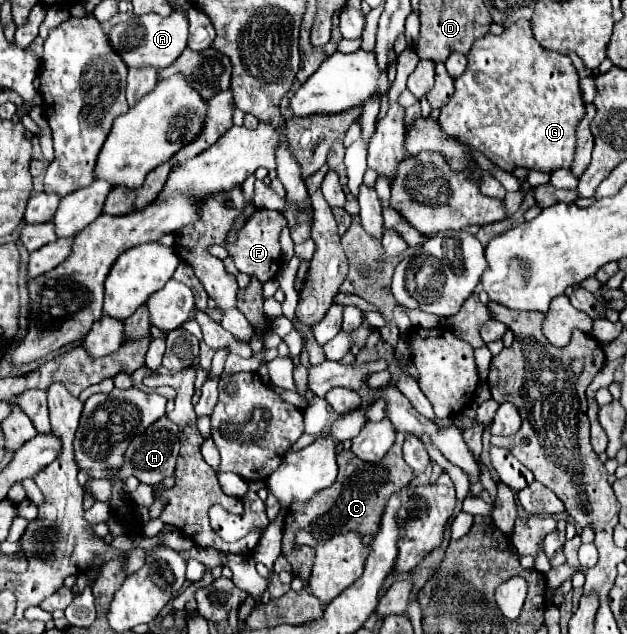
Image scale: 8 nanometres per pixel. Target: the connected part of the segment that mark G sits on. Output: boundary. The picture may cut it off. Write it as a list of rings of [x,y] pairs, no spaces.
[[[528,21],[510,25],[504,35],[488,33],[486,37],[480,37],[474,41],[466,57],[468,67],[462,77],[454,81],[454,97],[440,109],[440,123],[444,131],[468,141],[470,147],[504,171],[514,171],[516,167],[538,169],[544,173],[568,169],[576,151],[576,123],[584,117],[580,79],[570,57],[540,47]]]

